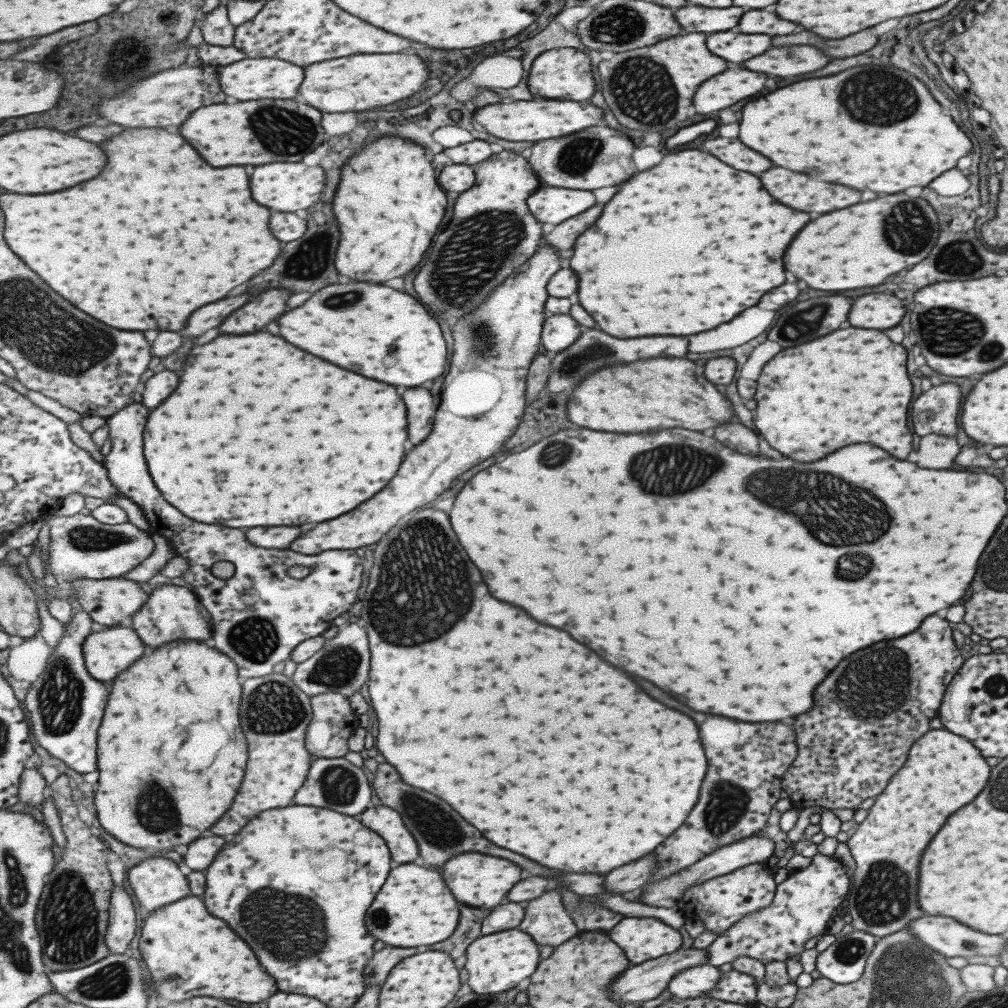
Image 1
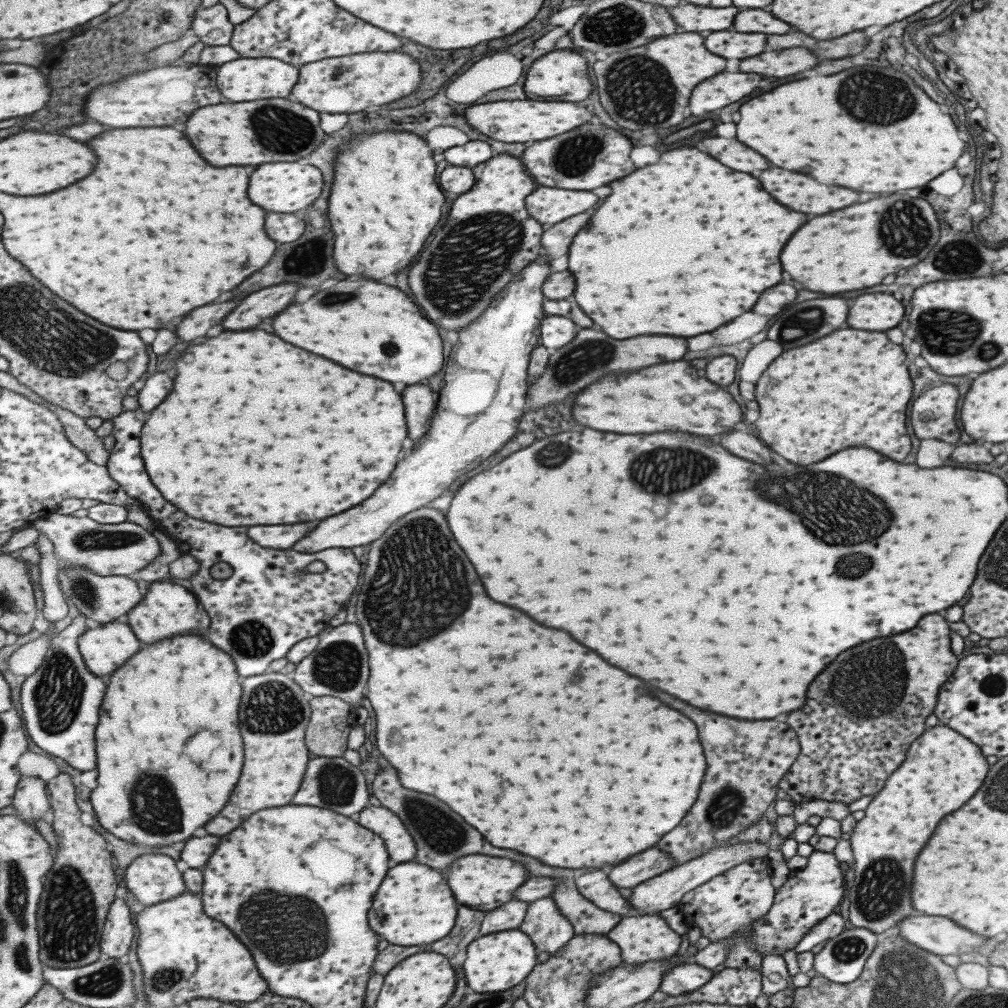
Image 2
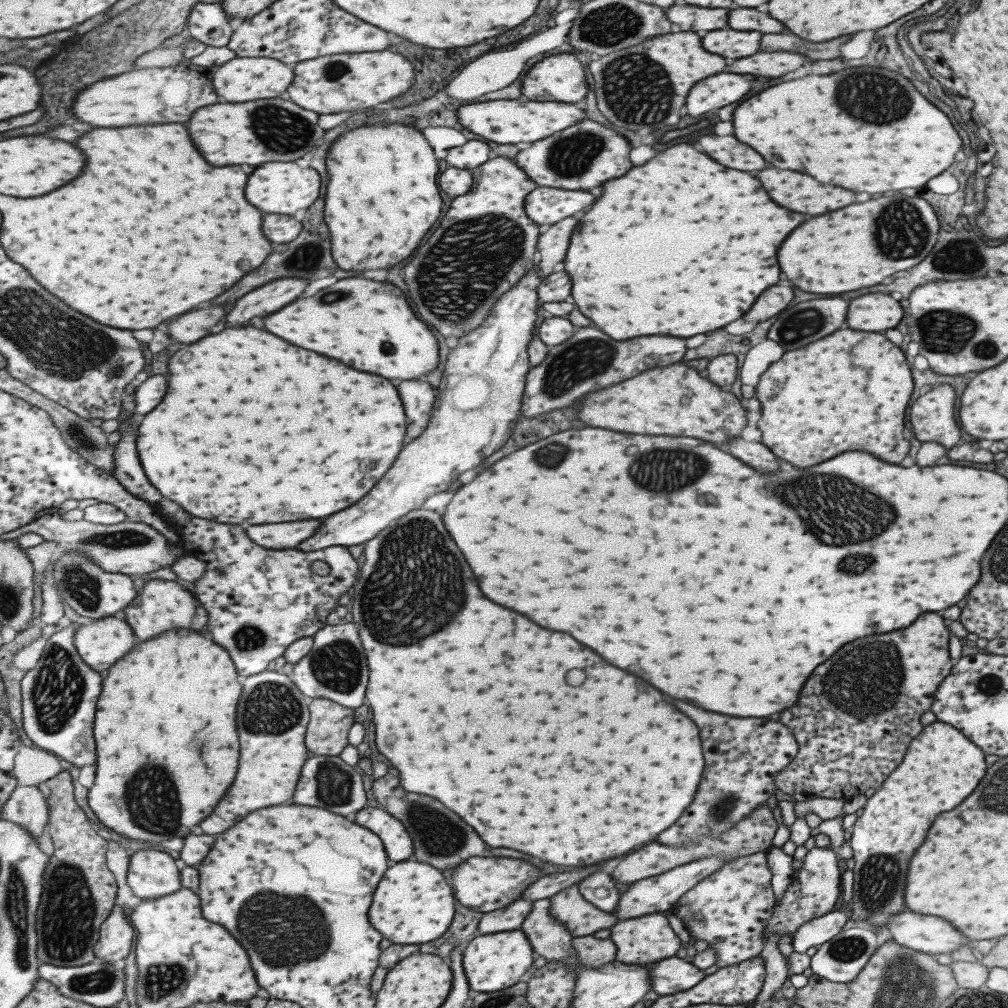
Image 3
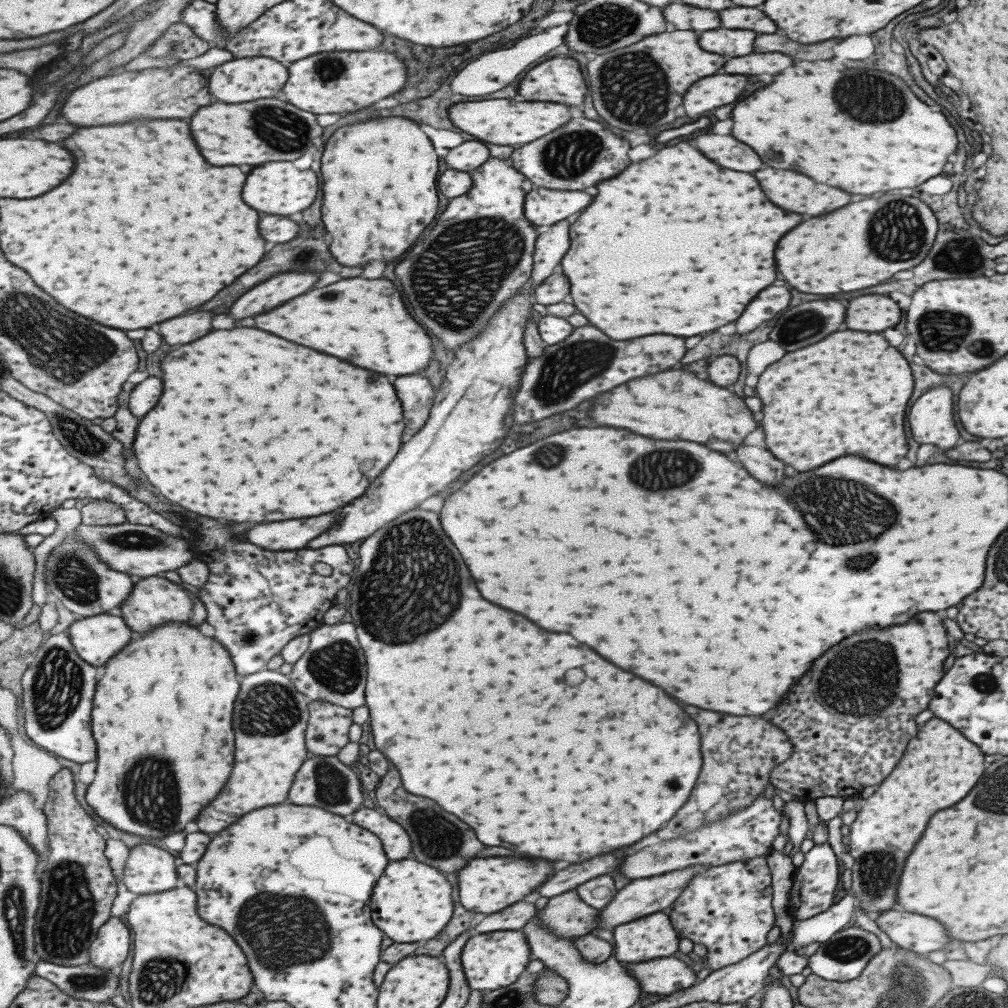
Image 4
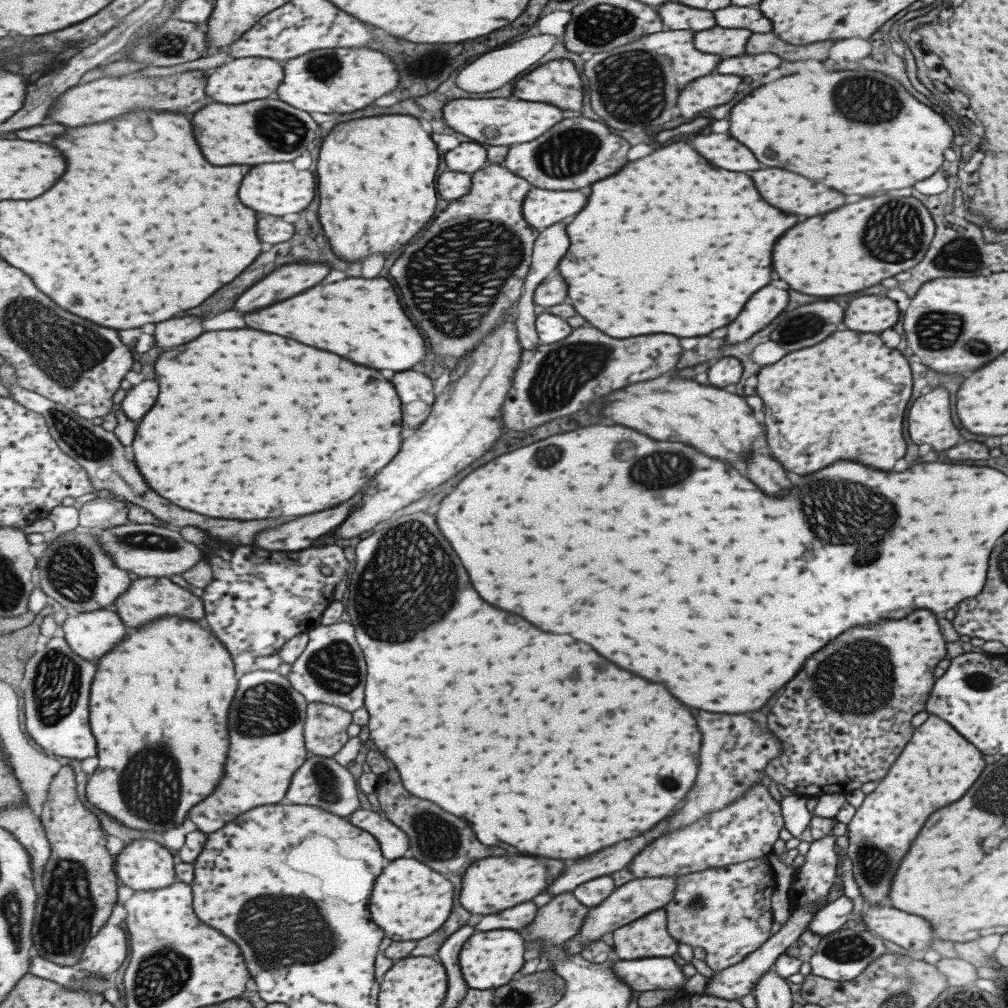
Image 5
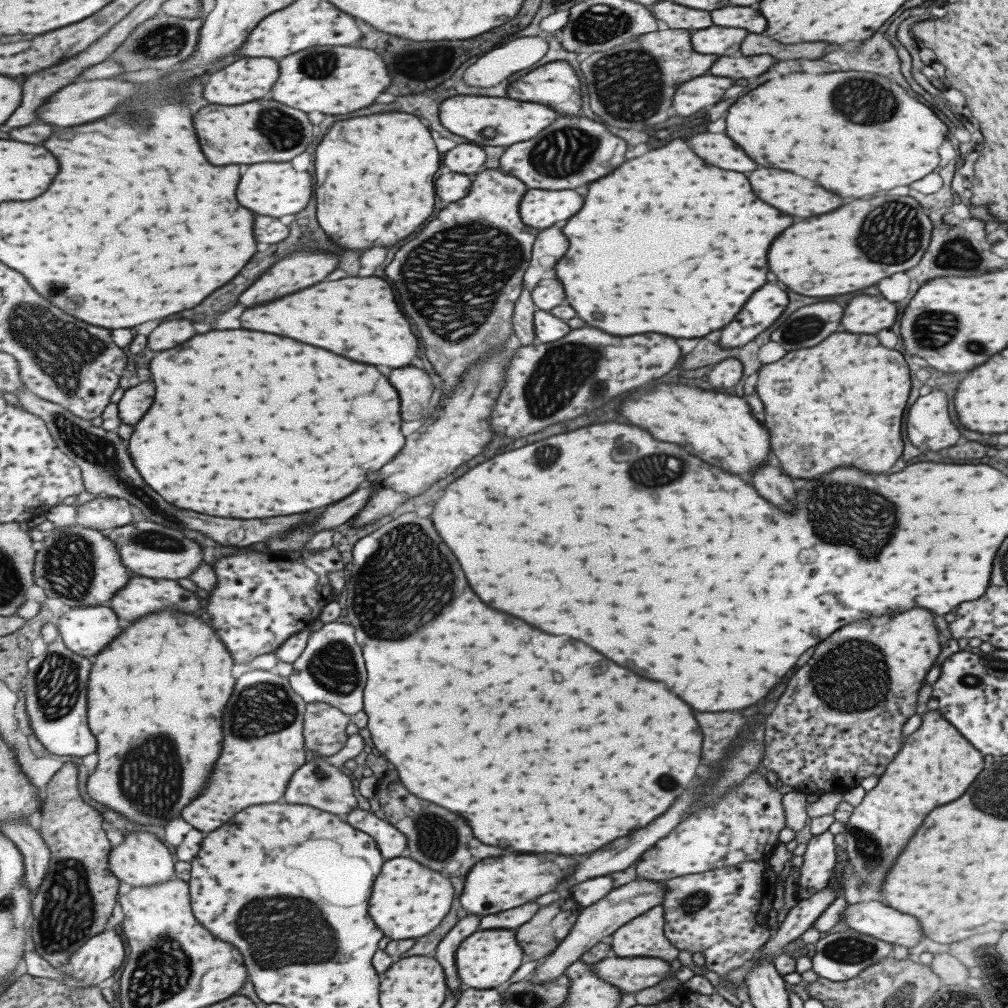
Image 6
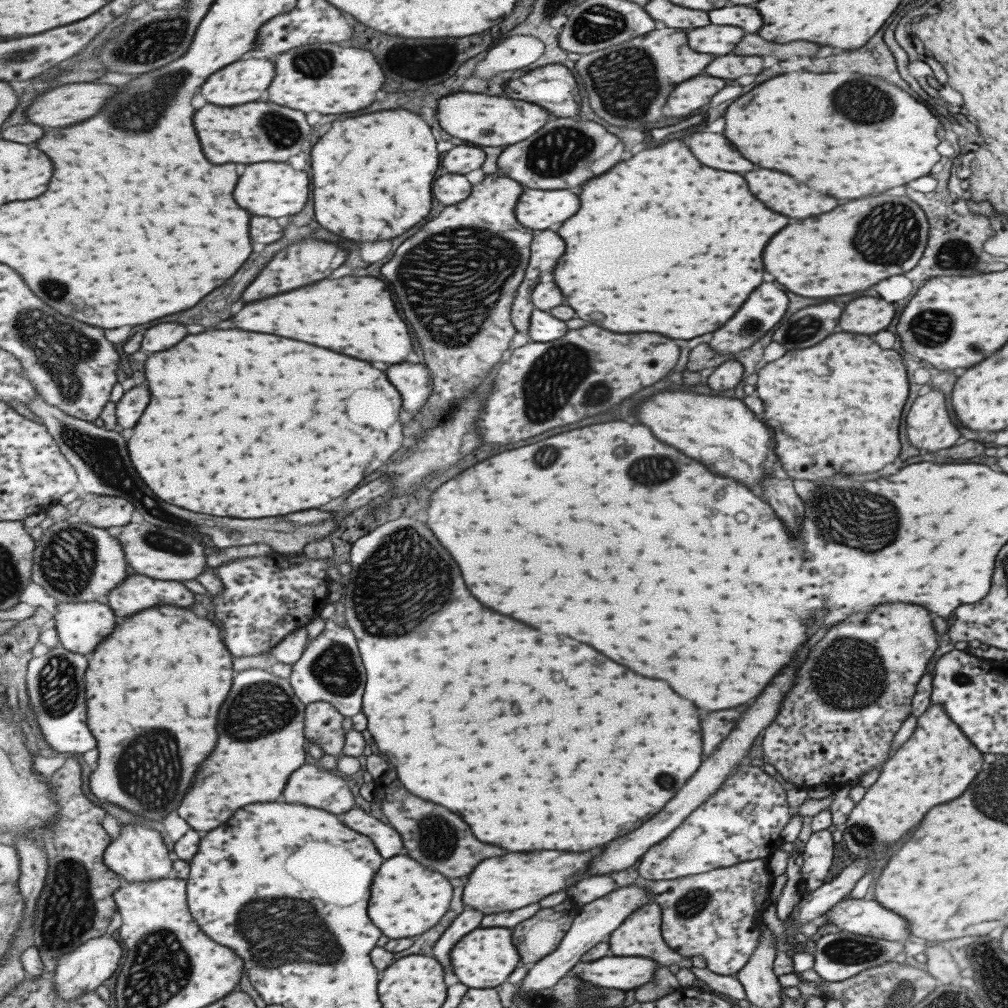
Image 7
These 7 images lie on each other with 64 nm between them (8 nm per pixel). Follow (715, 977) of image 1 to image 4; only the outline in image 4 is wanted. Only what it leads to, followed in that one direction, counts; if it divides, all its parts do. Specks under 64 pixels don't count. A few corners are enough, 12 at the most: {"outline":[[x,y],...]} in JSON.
{"outline":[[673,956],[627,966],[641,990],[669,996],[697,984]]}

